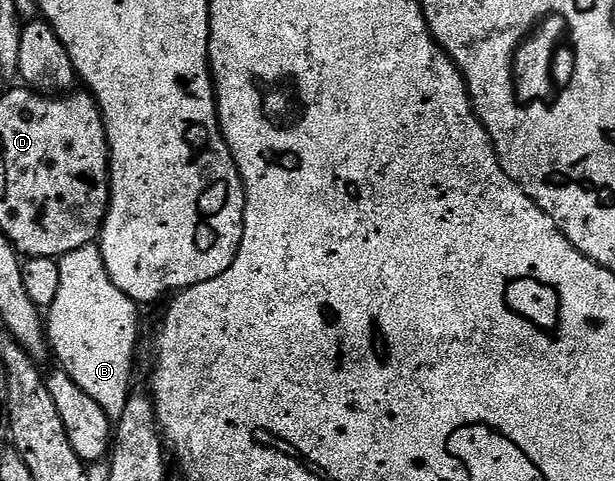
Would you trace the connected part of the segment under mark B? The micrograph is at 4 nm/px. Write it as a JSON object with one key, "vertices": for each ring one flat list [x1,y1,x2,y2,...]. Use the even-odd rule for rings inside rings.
{"vertices":[[92,242,77,251,68,252,66,256,59,258,59,263,57,298,46,311,45,332,49,350,60,363,61,372,70,375,74,383,102,407,107,417,116,422,122,417,132,394,130,383,140,331,139,306,125,292,115,287,106,271,99,244]]}

